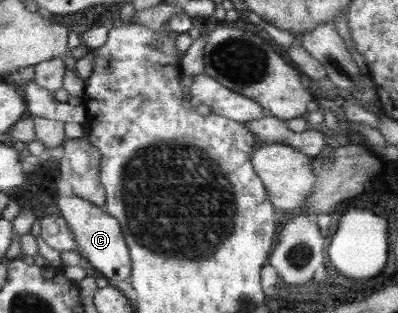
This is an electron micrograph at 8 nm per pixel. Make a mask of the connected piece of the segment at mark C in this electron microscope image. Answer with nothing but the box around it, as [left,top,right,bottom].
[55,188,132,285]

